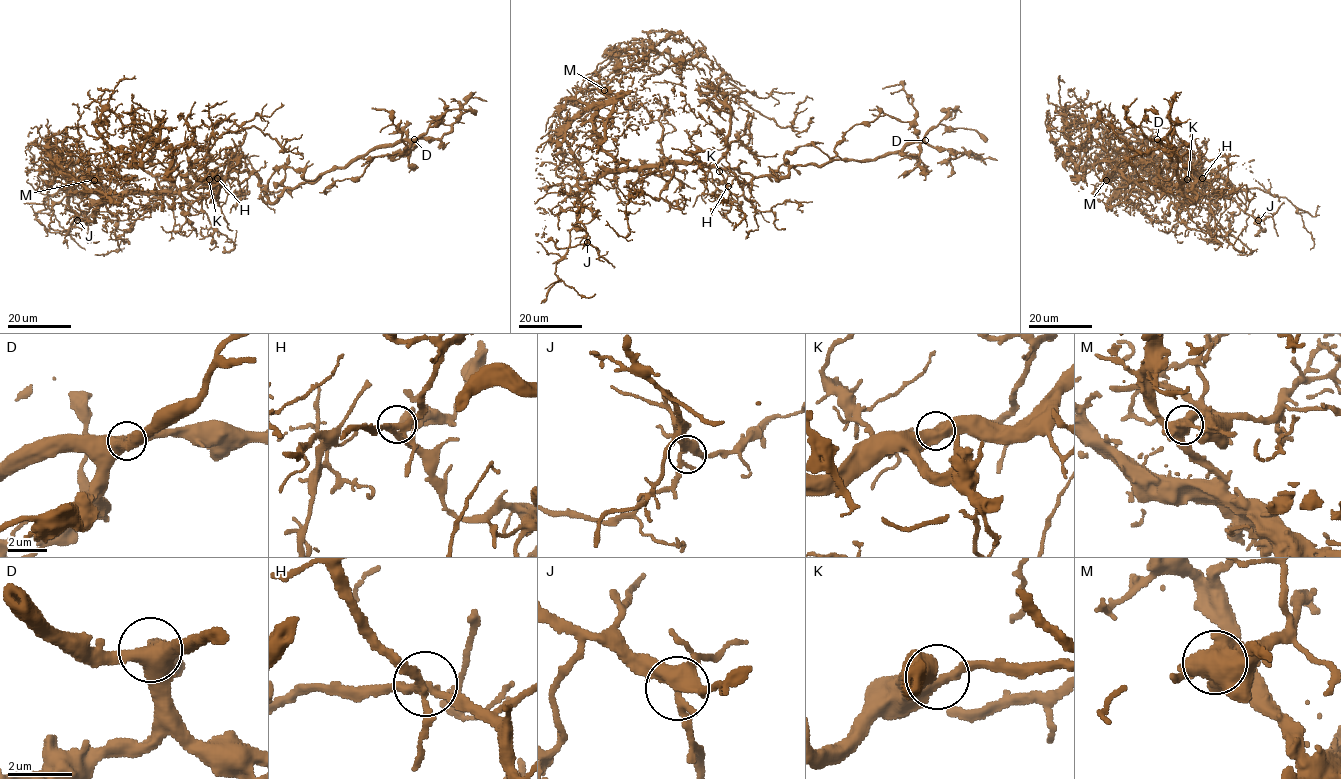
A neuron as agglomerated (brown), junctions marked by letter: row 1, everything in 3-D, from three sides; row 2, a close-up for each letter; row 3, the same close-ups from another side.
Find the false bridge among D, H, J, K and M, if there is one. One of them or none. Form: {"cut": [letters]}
{"cut": ["M"]}

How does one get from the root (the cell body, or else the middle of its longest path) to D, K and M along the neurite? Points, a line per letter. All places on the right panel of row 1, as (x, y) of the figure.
D: (1182, 193), (1185, 177), (1193, 170), (1194, 202), (1182, 190), (1176, 174), (1177, 156), (1157, 139)
K: (1182, 193), (1182, 184), (1187, 179)
M: (1182, 193), (1186, 198), (1181, 201), (1176, 194), (1160, 191), (1120, 192), (1106, 180)

